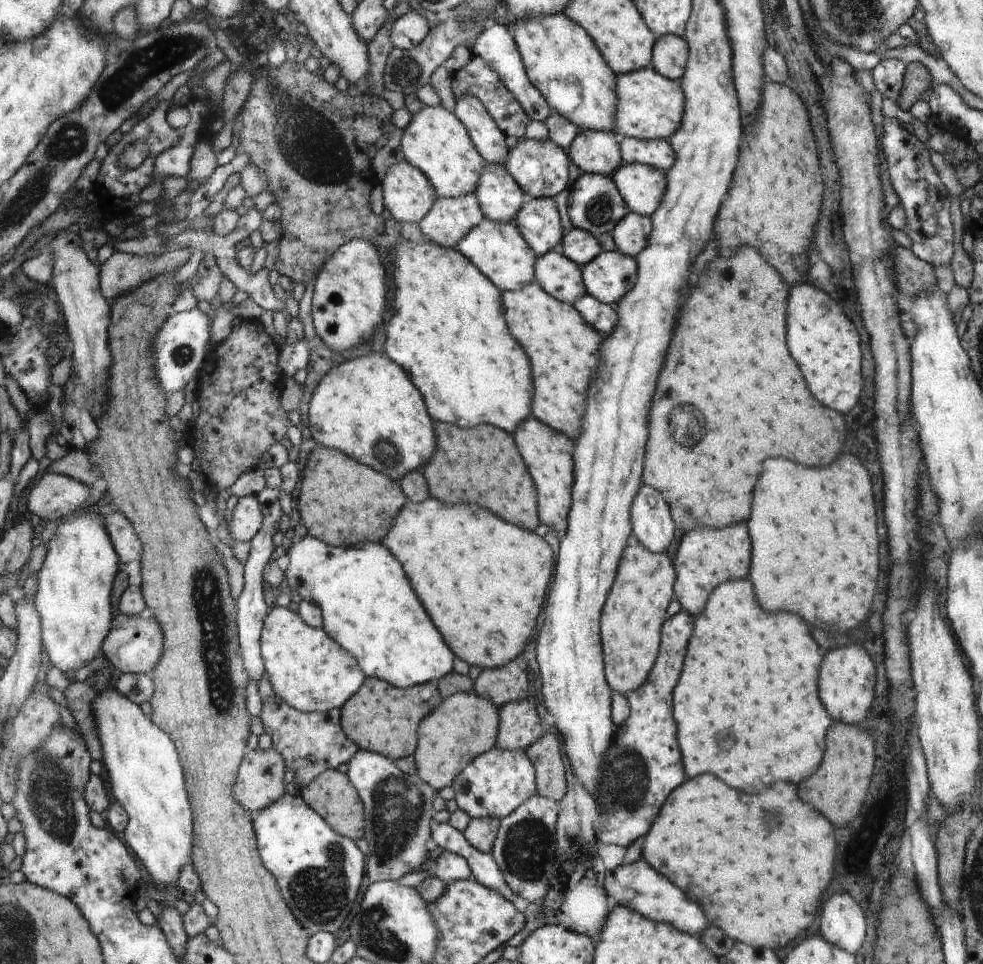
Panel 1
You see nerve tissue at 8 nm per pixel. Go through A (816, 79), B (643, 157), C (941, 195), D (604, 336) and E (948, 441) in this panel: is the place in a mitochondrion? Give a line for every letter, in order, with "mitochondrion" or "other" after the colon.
A: other
B: other
C: other
D: other
E: other

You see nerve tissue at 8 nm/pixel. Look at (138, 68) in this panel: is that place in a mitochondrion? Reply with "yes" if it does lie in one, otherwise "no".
yes

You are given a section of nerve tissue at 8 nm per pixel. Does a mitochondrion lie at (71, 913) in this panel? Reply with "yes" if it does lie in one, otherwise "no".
no

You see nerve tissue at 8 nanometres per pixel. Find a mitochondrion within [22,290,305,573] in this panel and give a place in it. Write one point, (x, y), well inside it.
(182, 354)

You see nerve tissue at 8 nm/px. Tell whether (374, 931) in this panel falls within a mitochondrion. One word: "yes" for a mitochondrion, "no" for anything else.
yes

